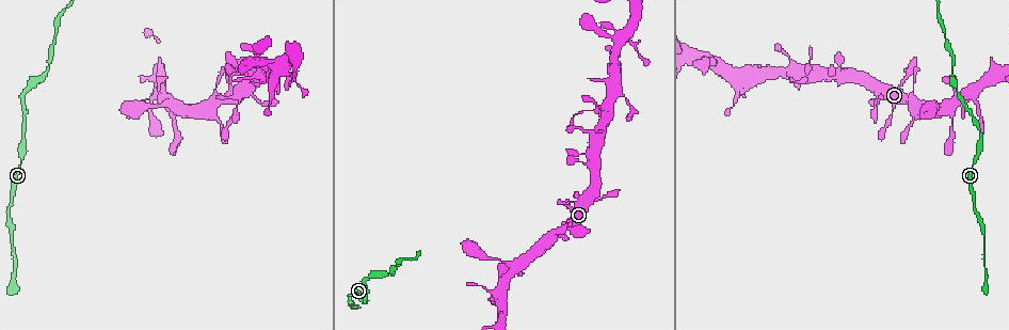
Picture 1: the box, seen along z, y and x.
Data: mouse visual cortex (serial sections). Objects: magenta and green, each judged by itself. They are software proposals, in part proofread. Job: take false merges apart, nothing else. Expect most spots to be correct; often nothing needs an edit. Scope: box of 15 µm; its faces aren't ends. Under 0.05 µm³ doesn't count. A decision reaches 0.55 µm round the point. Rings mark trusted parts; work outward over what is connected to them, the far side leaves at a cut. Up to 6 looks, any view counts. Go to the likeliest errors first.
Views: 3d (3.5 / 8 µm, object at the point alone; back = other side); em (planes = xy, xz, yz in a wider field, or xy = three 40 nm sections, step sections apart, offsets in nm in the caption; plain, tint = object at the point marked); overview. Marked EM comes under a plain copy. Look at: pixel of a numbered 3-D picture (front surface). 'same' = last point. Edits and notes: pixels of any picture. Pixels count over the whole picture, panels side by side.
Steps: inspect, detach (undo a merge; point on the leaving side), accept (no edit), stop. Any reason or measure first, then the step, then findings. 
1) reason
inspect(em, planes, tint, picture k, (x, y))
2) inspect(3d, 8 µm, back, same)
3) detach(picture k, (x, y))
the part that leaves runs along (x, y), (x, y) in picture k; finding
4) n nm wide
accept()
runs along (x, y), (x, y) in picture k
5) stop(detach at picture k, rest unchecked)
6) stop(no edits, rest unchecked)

four or more arms meet
inspect(3d, 3.5 µm, picture 1, (584, 163))

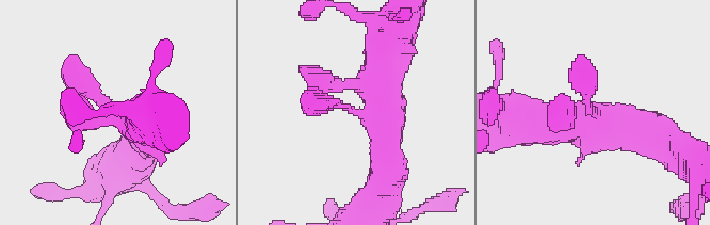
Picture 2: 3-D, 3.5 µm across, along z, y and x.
inspect(em, xy, step 1, tint, picture 2, (355, 112))

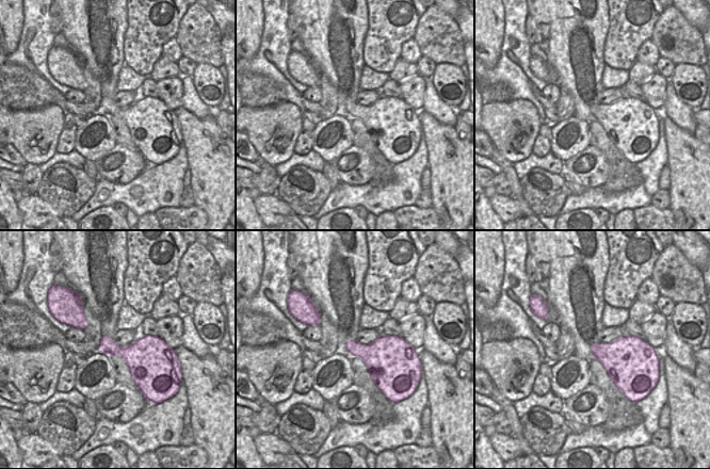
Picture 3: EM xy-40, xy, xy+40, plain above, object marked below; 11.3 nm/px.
accept()
runs along (387, 156), (384, 49), (400, 22) in picture 2; all the same cell

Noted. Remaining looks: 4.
inspect(3d, 8 µm, picture 1, (620, 95))

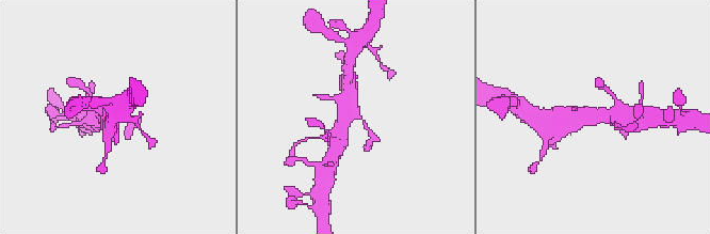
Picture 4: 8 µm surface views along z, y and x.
inspect(em, xy, step 1, tint, picture 4, (591, 116))

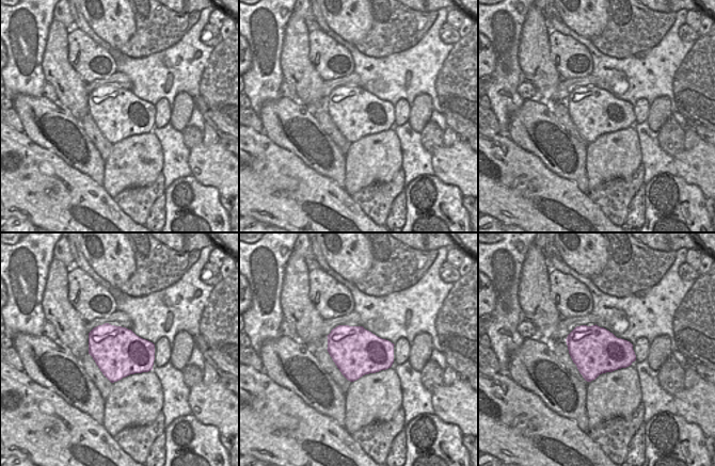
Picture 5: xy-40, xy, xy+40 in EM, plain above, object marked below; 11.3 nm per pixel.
550 nm wide
accept()
runs along (339, 137), (349, 109), (348, 79) in picture 4; continuous, no second cell

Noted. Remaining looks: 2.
looks like a crossing
inspect(em, xy, step 2, tint, picture 1, (270, 66))

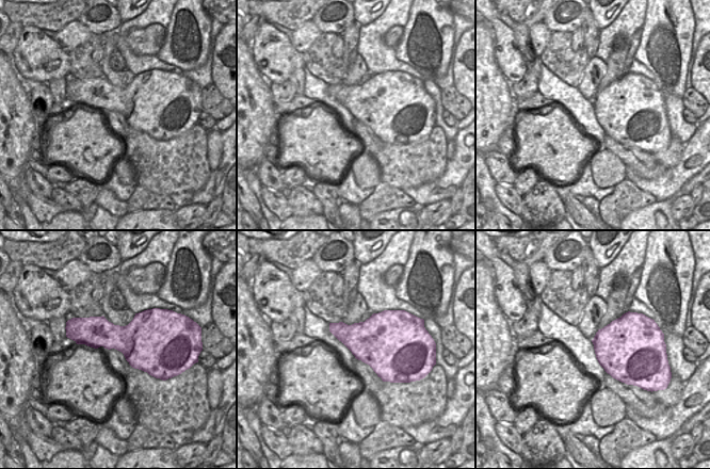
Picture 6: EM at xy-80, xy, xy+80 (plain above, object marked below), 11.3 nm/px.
inspect(3d, 3.5 µm, same)

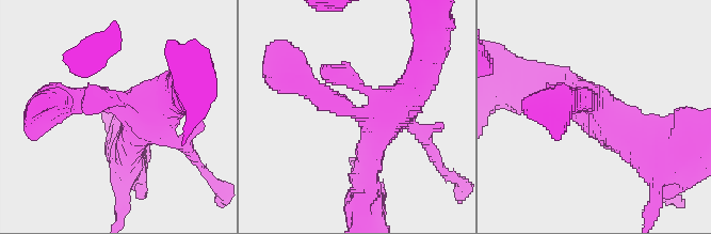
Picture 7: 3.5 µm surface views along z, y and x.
accept()
runs along (367, 169), (383, 116), (425, 65) in picture 7; one cell here

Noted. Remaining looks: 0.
stop(no edits, rest unchecked)

